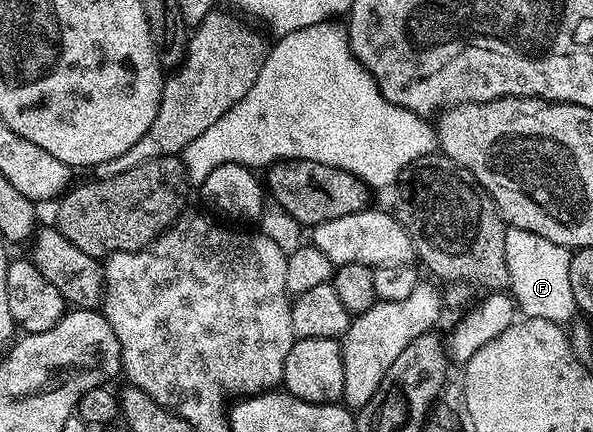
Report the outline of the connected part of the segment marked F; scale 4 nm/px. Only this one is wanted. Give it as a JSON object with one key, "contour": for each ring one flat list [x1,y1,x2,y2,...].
{"contour":[[510,226,504,237,505,262,510,279,510,294,513,293,525,317,538,318,564,324,577,308,574,303,570,281,570,259,572,252,563,246,551,243,533,232]]}

